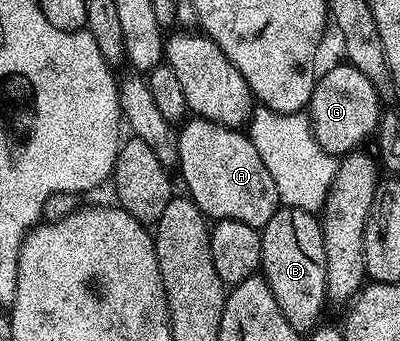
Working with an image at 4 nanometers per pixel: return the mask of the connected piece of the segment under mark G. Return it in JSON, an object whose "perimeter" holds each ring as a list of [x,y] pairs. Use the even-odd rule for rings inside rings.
{"perimeter":[[[339,63],[329,72],[319,73],[306,115],[318,146],[322,146],[322,150],[331,156],[343,158],[349,152],[357,151],[363,145],[360,143],[375,133],[382,115],[382,101],[366,74],[360,73],[353,64]]]}

